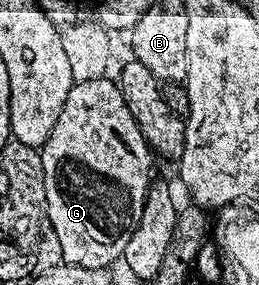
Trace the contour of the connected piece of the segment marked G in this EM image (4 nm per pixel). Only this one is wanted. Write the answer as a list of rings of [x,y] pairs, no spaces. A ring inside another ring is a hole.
[[[105,76],[73,84],[58,116],[58,124],[54,124],[54,132],[50,132],[40,150],[48,215],[54,232],[58,232],[58,244],[62,244],[62,259],[86,269],[108,268],[124,257],[124,249],[144,212],[148,187],[154,181],[151,176],[153,157],[142,156],[128,141],[127,132],[134,120],[119,85],[110,79]]]

